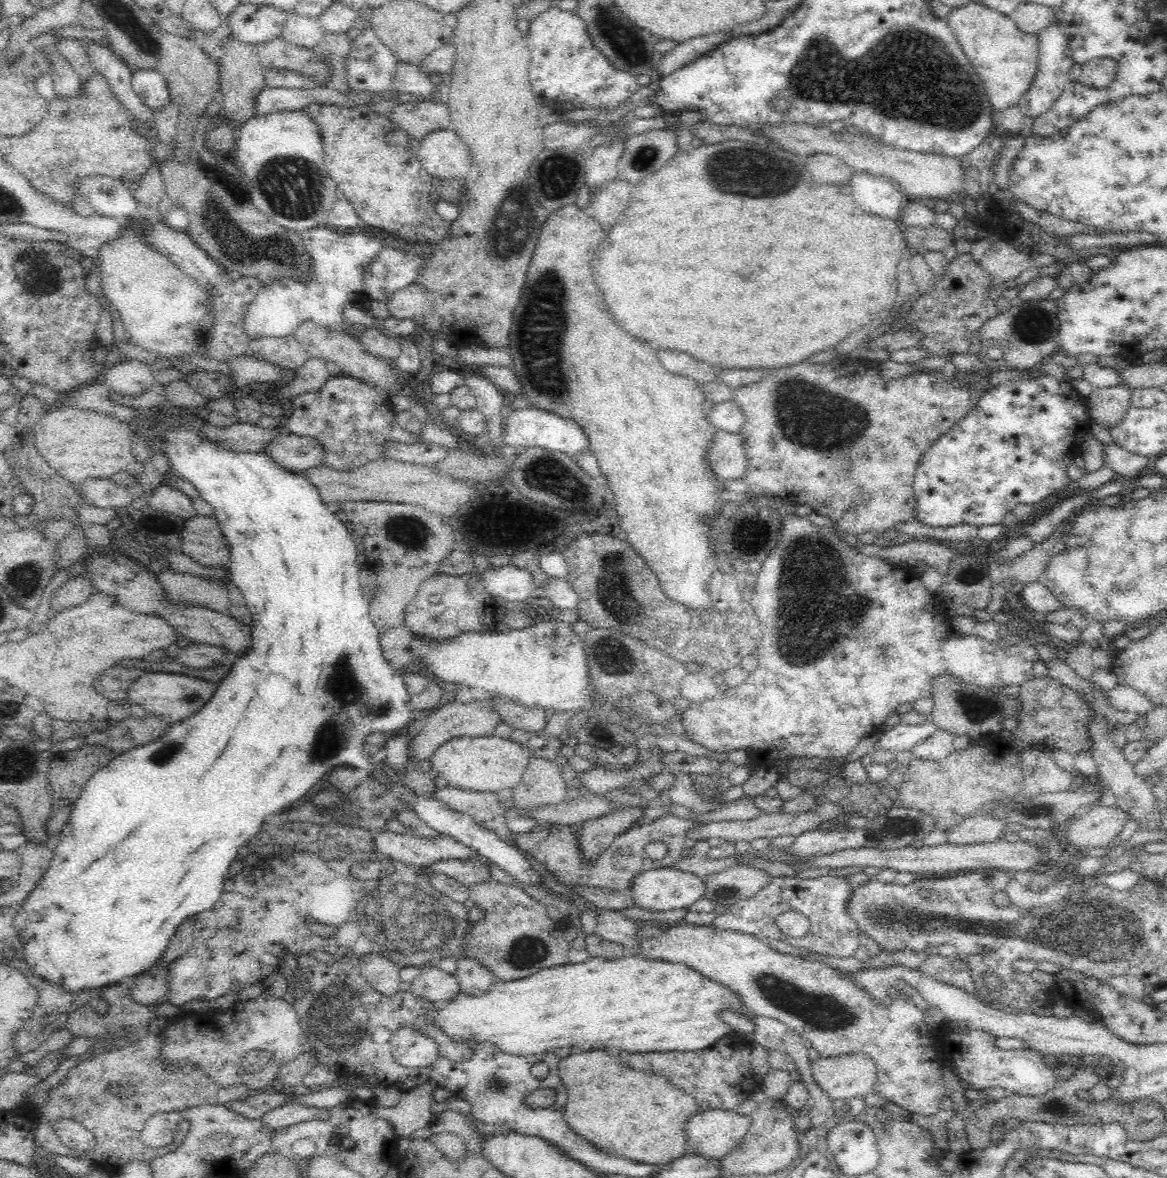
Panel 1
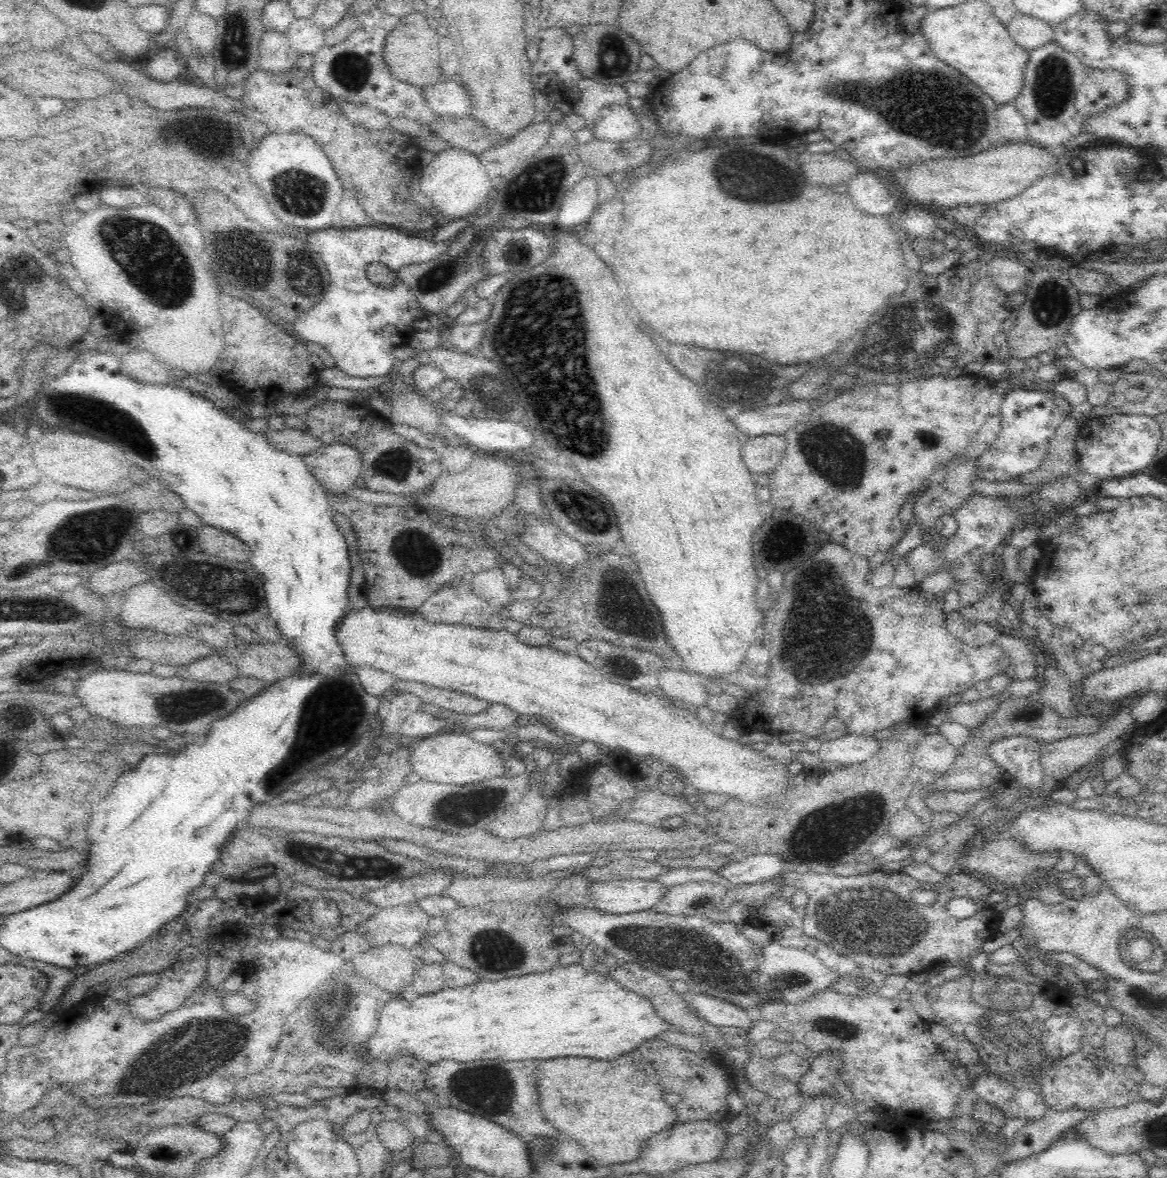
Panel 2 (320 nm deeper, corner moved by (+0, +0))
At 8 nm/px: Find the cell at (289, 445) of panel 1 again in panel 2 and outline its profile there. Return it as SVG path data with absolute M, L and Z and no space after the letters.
M322 444L314 452L303 456L303 461L316 481L330 493L346 494L348 491L356 489L356 480L362 476L362 455L358 449L348 444Z

